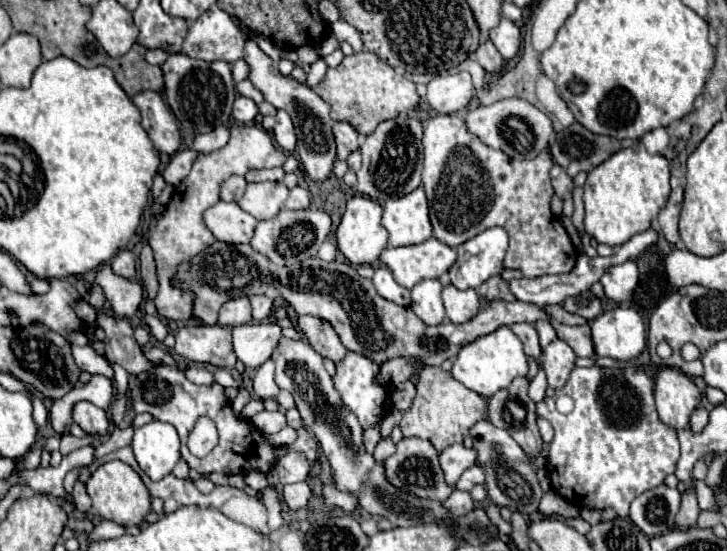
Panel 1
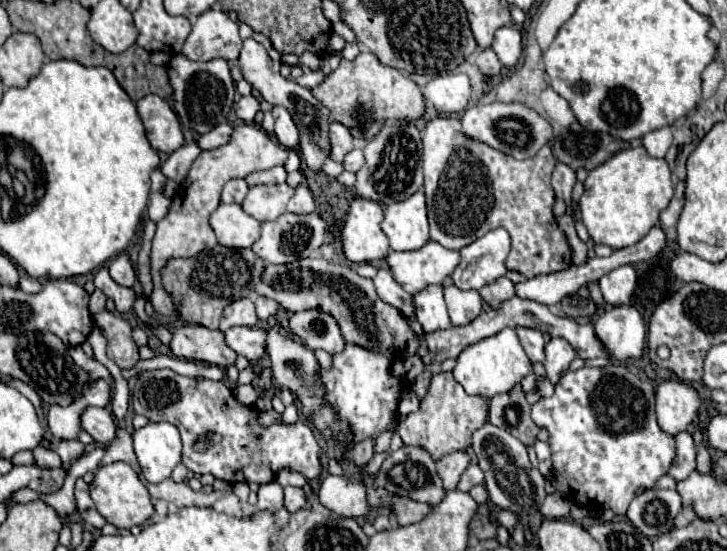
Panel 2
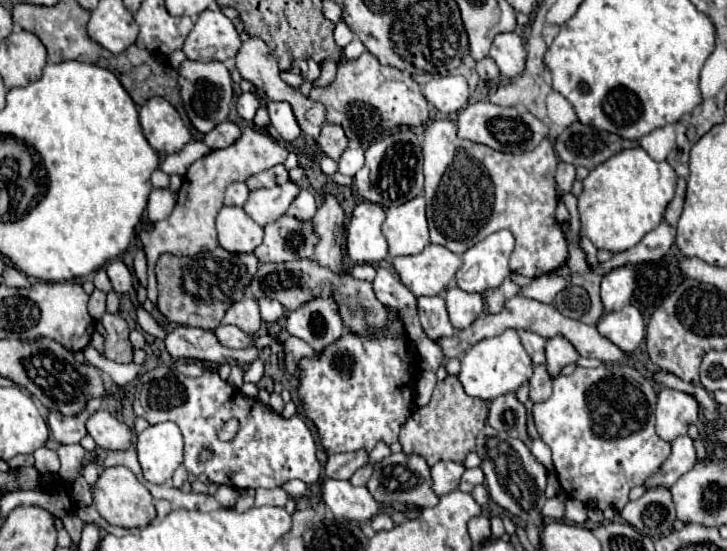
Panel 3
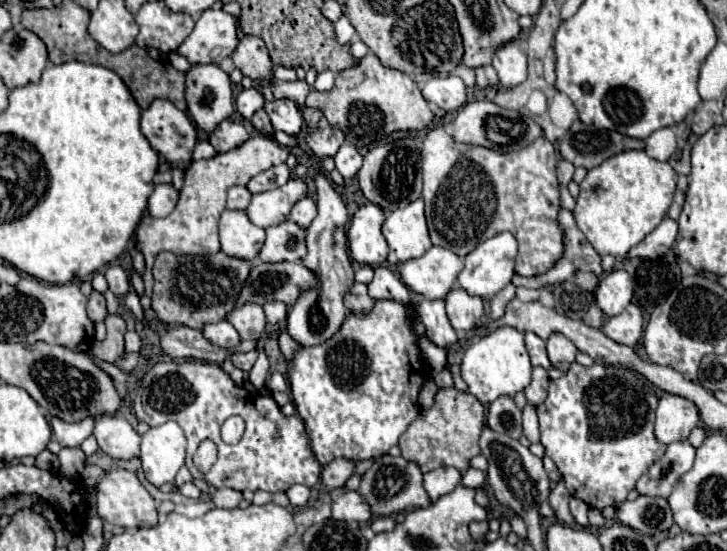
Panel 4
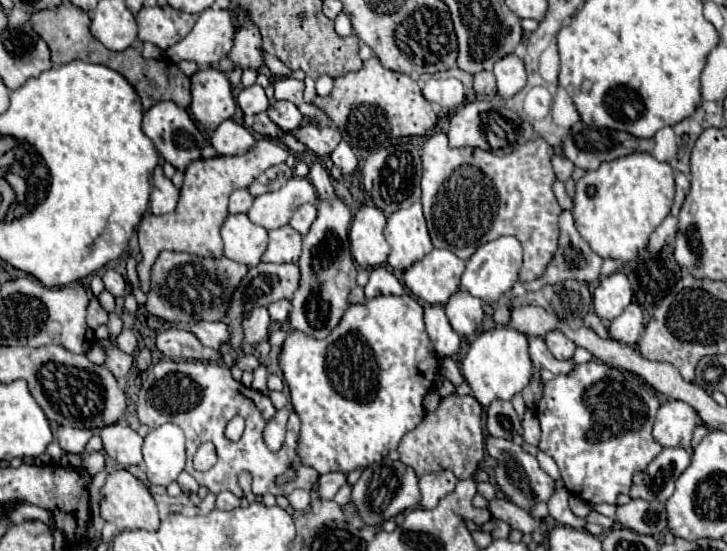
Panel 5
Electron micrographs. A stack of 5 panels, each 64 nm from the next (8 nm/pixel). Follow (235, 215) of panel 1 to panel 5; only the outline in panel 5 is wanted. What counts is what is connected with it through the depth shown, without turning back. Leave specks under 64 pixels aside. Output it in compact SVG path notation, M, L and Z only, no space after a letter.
M246 214L228 216L222 226L224 256L248 268L258 266L268 244L268 230L256 226Z

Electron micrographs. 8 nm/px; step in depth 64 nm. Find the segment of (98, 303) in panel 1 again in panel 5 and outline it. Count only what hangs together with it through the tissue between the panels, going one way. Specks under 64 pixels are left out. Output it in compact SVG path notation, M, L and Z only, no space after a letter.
M96 298L88 304L88 318L86 318L86 322L88 322L88 326L92 330L96 330L98 326L102 326L102 324L108 322L108 312L98 304Z

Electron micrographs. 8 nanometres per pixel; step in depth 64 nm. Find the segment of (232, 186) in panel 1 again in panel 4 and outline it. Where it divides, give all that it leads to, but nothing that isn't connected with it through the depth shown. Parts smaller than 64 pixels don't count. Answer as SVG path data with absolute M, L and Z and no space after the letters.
M234 186L228 190L228 208L230 210L246 210L250 204L252 194L246 190L246 186Z

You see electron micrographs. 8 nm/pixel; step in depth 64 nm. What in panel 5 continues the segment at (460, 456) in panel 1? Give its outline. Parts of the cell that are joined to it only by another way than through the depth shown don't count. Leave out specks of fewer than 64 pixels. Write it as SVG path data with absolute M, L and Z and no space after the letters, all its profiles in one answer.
M440 470L434 474L426 474L420 478L420 492L422 492L422 508L436 508L438 502L450 494L456 486L456 478L454 474L450 474L448 470Z

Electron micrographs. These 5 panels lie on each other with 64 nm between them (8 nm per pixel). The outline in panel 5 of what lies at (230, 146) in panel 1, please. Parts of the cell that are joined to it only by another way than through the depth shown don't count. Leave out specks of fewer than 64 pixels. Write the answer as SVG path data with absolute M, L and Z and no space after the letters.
M260 138L256 142L256 148L244 156L214 156L210 160L202 158L198 162L192 162L186 168L186 178L180 190L180 200L176 210L162 216L146 214L138 224L142 262L136 266L136 270L140 278L140 290L146 292L150 288L150 268L162 250L188 252L204 258L222 258L224 252L222 252L220 228L228 218L230 194L240 188L246 190L264 170L286 162L286 158L288 158L288 150L280 142L272 138Z

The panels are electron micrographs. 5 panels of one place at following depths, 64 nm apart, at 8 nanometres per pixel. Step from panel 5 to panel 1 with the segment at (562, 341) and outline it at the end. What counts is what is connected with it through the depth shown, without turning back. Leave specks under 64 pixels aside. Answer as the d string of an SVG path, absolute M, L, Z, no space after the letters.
M556 338L556 342L550 342L544 348L542 366L548 376L550 388L556 390L566 384L566 378L570 376L570 370L574 368L574 360L576 360L574 350L566 342L562 342L560 338Z

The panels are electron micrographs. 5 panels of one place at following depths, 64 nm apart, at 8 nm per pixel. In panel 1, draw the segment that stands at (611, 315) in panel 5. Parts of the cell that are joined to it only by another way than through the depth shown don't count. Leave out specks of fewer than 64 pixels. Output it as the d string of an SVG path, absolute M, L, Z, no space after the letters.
M628 260L628 262L620 264L620 266L610 268L600 278L600 284L602 284L604 294L606 294L608 300L614 300L614 302L630 300L636 284L638 284L638 268L636 268L636 262Z

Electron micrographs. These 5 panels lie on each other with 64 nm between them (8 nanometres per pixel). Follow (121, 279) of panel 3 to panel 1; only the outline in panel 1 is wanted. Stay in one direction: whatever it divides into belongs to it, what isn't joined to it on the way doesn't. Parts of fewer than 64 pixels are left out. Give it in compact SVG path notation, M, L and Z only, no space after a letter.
M120 250L114 258L112 258L112 272L122 276L122 278L128 278L132 280L134 274L136 274L136 260L134 260L134 254L130 250Z

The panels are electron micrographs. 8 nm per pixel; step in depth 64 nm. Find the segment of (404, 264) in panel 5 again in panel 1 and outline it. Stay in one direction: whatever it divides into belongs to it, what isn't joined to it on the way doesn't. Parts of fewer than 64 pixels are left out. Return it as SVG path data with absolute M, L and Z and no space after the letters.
M418 188L408 196L386 202L382 226L388 230L392 246L414 246L428 240L432 236L432 226L424 190Z

